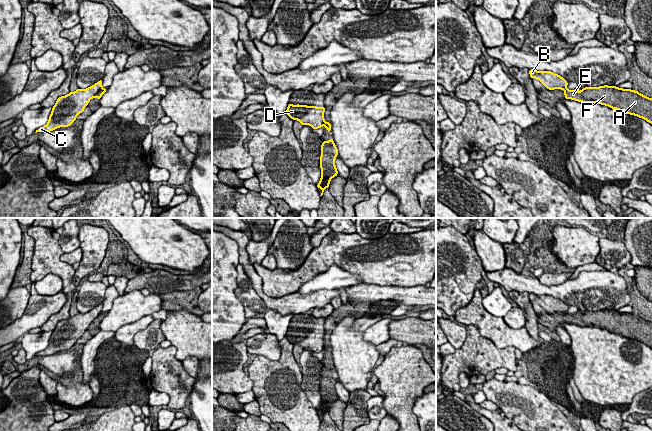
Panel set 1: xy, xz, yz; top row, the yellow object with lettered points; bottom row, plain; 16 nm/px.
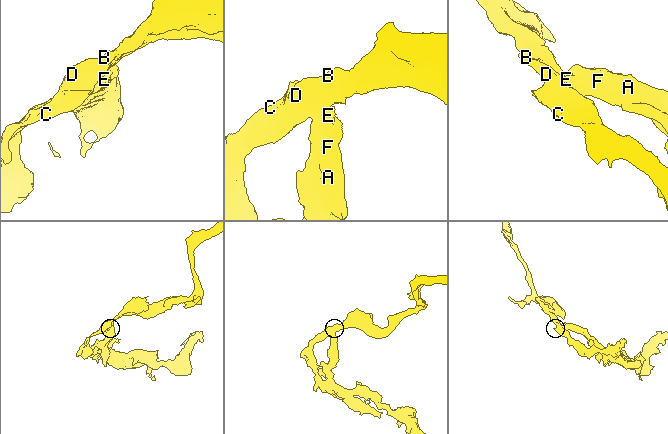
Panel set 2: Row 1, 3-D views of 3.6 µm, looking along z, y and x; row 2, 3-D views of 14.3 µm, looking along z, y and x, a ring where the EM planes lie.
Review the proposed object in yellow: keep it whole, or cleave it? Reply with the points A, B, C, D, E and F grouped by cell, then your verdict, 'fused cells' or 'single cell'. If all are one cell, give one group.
A E F / B C D | fused cells

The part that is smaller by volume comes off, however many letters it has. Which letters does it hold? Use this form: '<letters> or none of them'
A, E, F

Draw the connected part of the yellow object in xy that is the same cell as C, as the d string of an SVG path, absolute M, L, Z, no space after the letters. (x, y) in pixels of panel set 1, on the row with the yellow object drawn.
M102 79L89 88L78 88L75 92L59 97L52 108L48 123L37 129L35 133L50 132L60 127L70 126L101 88Z

